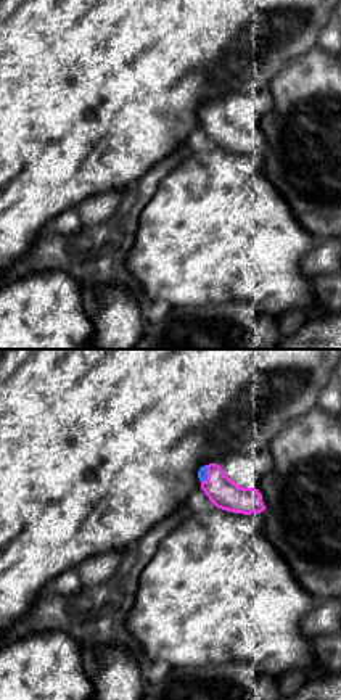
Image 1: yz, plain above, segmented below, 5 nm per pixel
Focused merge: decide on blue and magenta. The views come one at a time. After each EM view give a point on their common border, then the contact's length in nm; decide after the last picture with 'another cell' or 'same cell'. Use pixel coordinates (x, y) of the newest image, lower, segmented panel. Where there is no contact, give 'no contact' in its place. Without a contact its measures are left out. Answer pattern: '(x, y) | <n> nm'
(206, 475) | 90 nm

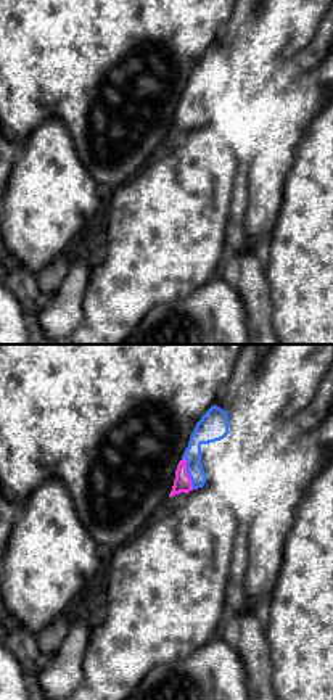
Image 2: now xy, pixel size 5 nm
(187, 472) | 170 nm

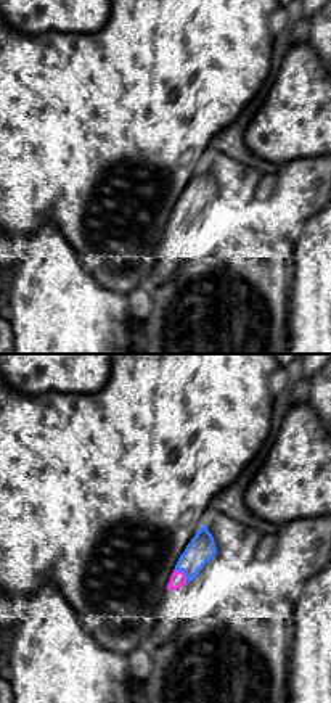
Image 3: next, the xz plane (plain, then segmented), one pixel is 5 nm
(183, 571) | 90 nm

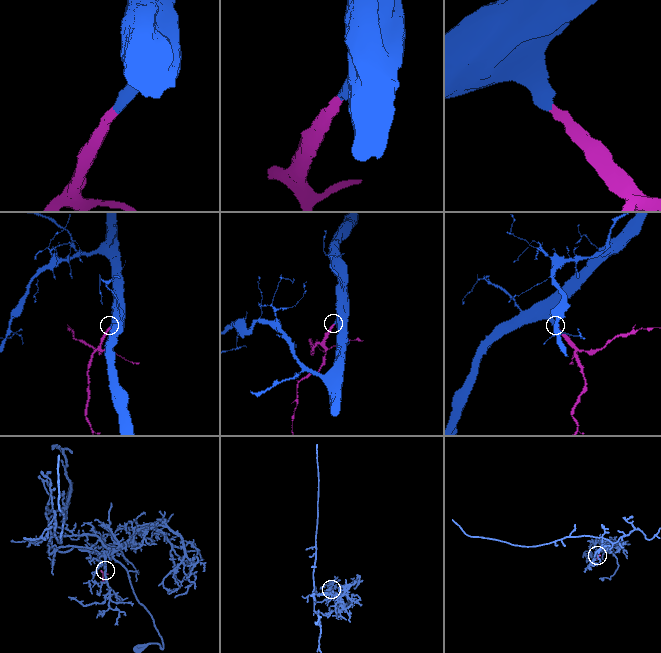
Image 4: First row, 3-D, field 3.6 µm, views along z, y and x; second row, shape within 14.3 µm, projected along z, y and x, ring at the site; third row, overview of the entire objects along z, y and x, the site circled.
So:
same cell

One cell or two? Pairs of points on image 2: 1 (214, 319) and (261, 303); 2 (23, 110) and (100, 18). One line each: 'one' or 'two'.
1: two
2: one

